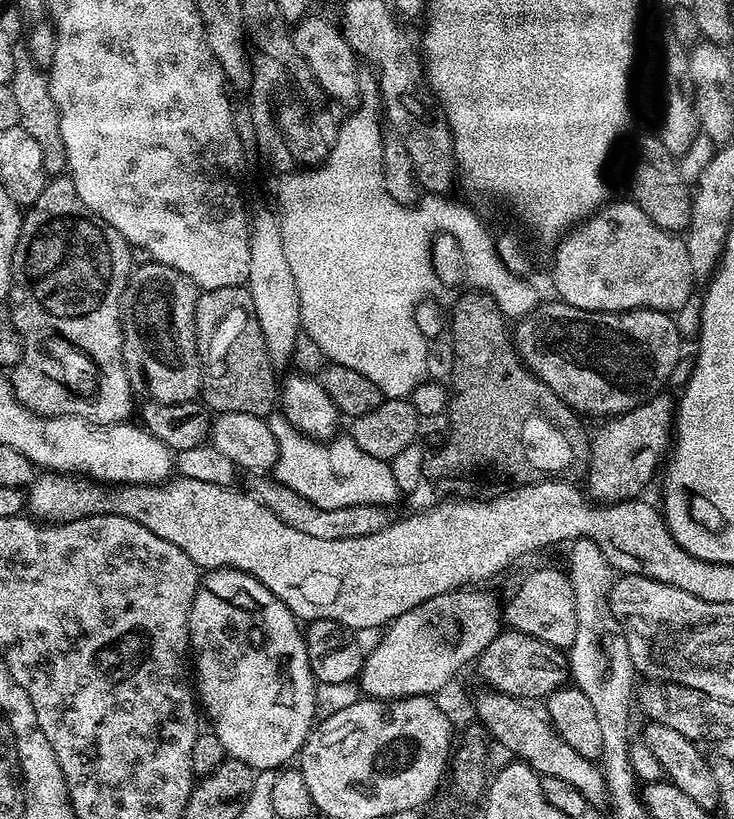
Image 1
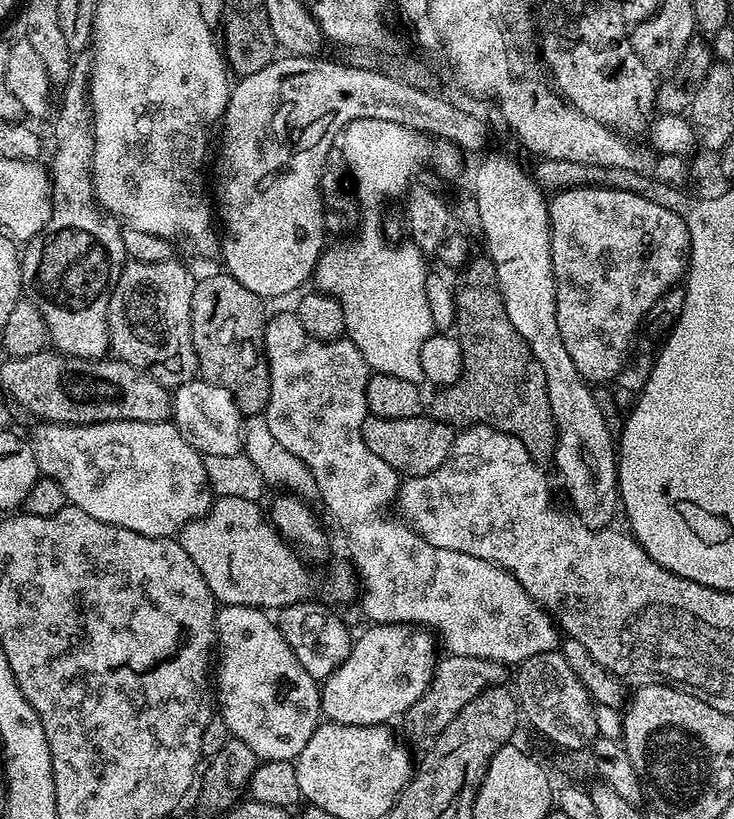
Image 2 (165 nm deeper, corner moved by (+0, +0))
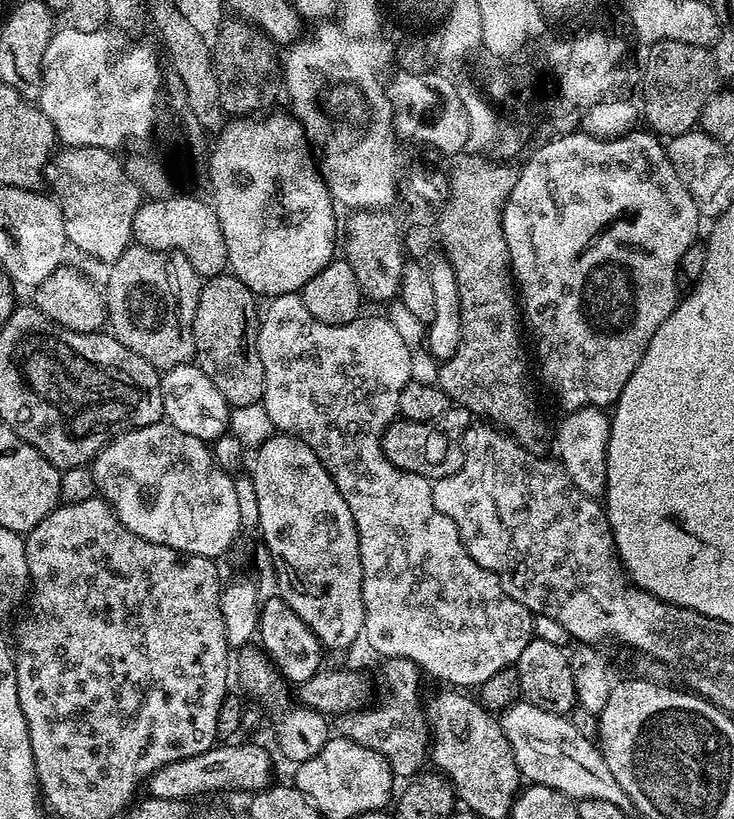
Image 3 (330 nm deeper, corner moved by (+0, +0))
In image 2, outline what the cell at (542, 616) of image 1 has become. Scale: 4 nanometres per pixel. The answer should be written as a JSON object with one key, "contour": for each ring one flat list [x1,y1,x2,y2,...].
{"contour":[[288,310,288,312,278,313,273,320,271,317,265,323,264,355,268,358,268,369,270,370,270,402,268,403,268,409,262,414,270,426,270,434,274,434,274,438,278,442,278,446,286,446,286,450,290,450,290,454,294,454,308,467,316,483,315,495,317,497,320,496,325,510,340,523,340,528,344,531,345,538,348,539,349,557,347,556,347,559,350,561,358,577,360,587,358,605,360,604,361,614,368,619,367,623,369,625,415,624,435,633,439,643,442,645,443,651,449,656,482,658,483,660,493,660,505,666,511,666,511,664,512,666,519,666,524,660,533,658,536,654,557,650,562,636,558,631,556,621,548,615,548,611,538,601,530,598,530,594,526,594,526,590,522,590,518,578,511,576,504,568,486,562,482,558,470,558,470,554,458,554,458,550,442,550,442,546,430,546,430,542,426,542,426,538,419,536,403,520,395,515,392,515,392,517,384,513,384,507,387,504,391,505,395,501,400,491,402,477,400,473,394,471,390,466,386,466,386,462,382,462,382,458,378,458,378,454,370,454,370,446,366,446,366,442,362,438,360,427,363,426,366,418,370,415,368,403,366,402,366,386,370,379,370,369,366,358,362,358,362,350,358,350,358,346,354,346,351,340,347,338,339,340,319,340,314,338,302,326,302,322,296,317,295,311]]}

